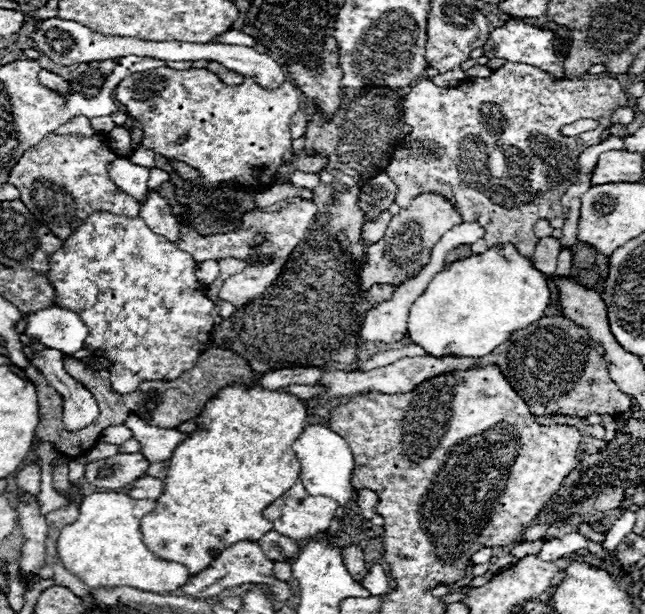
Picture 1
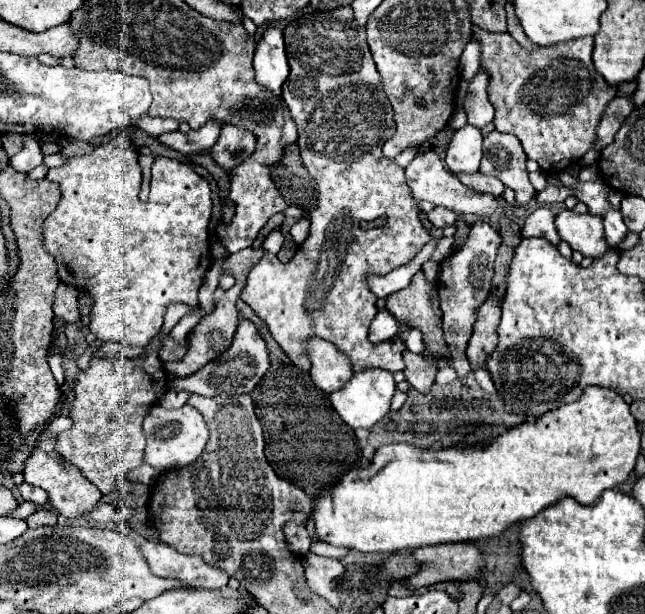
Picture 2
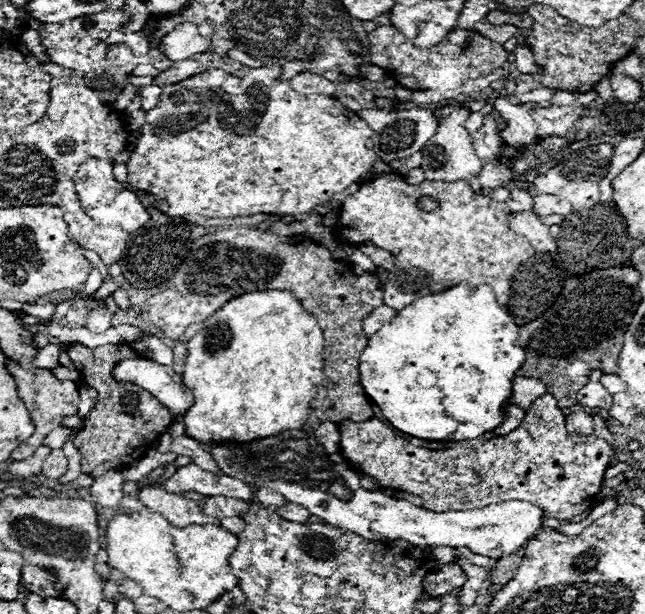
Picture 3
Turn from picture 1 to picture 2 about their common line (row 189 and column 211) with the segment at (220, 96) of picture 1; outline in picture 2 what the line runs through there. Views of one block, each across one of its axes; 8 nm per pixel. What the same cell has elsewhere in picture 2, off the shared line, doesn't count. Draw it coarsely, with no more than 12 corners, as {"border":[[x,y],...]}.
{"border":[[128,136],[68,158],[42,246],[146,346],[214,262],[206,178]]}

